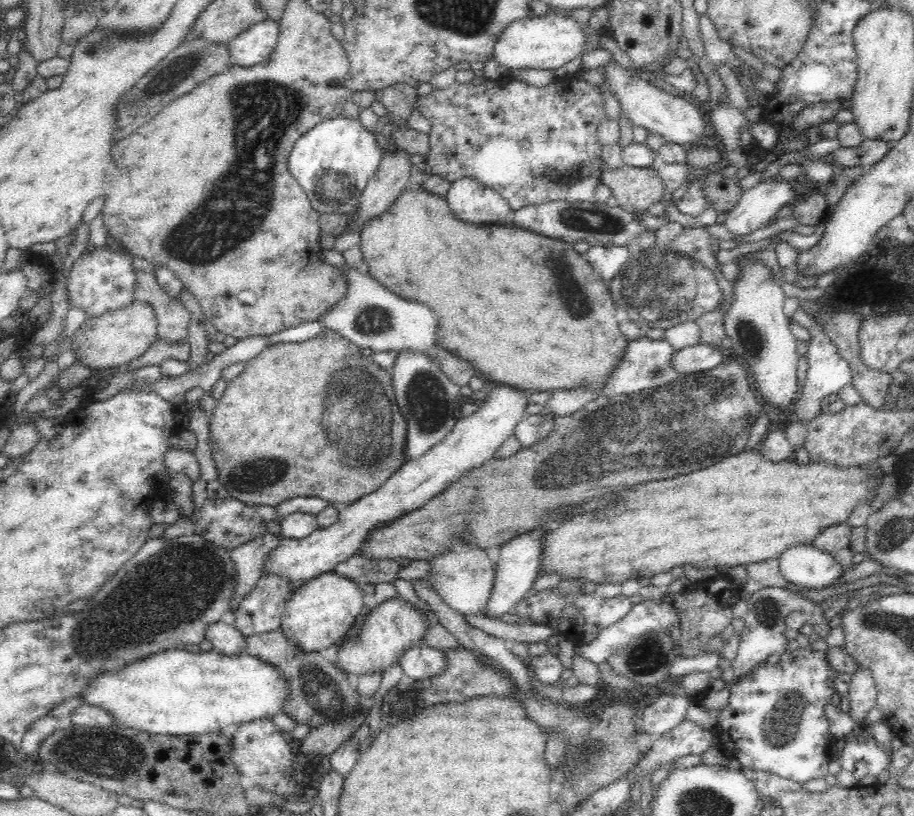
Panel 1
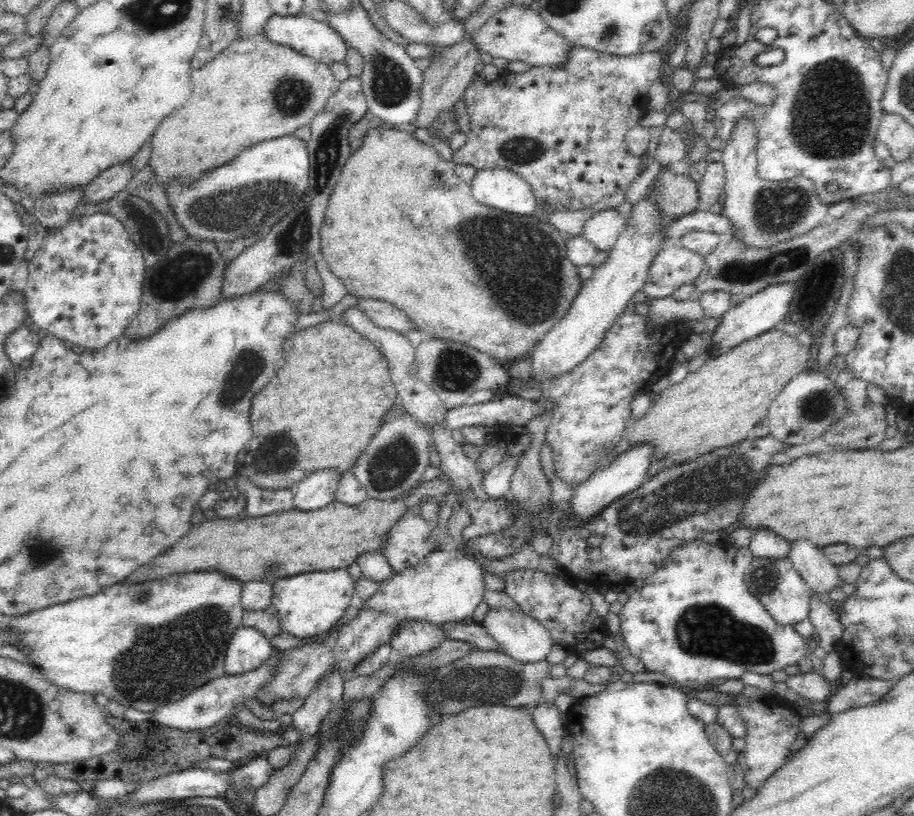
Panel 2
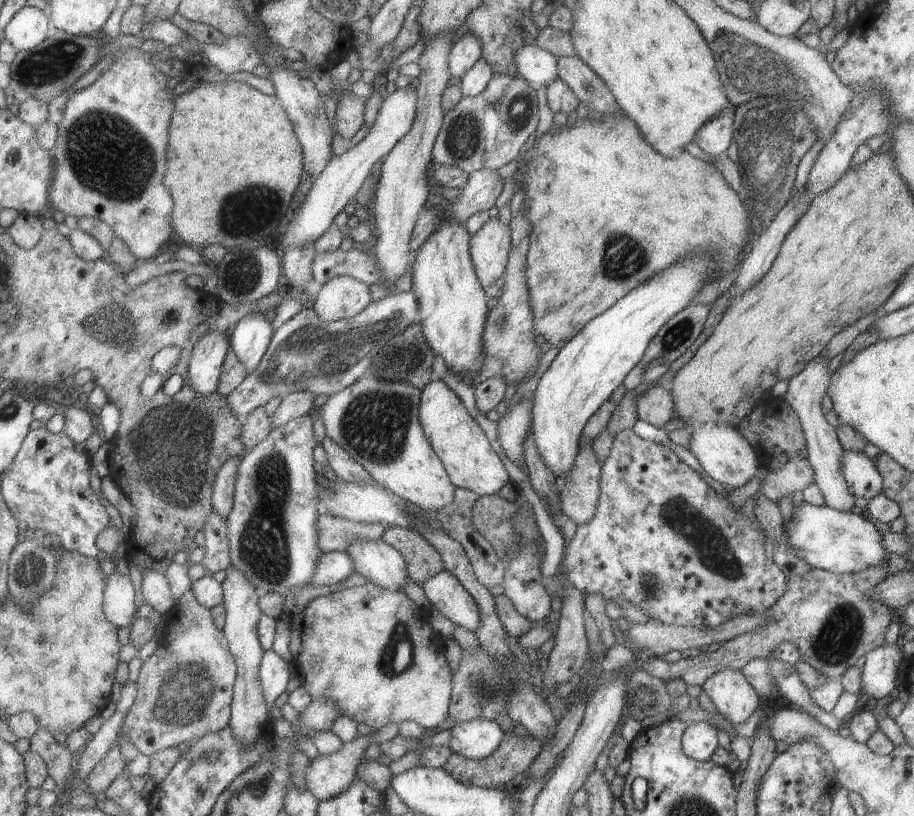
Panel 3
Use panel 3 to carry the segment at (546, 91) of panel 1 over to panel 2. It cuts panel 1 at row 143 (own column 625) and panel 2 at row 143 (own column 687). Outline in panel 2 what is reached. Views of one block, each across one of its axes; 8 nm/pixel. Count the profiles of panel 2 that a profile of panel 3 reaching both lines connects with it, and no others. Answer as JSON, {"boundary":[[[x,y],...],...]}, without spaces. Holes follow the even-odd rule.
{"boundary":[[[571,44],[567,48],[566,60],[561,65],[530,67],[529,70],[522,73],[505,70],[499,77],[487,81],[482,76],[482,72],[476,72],[466,85],[465,91],[461,96],[469,116],[472,130],[467,136],[465,145],[459,150],[454,150],[455,155],[452,162],[455,162],[455,164],[472,165],[478,171],[500,168],[518,173],[523,179],[526,179],[526,182],[532,187],[532,191],[534,191],[534,195],[536,195],[538,207],[541,207],[539,206],[541,200],[546,200],[546,203],[548,203],[552,209],[562,207],[568,210],[581,211],[596,204],[596,202],[600,202],[600,200],[606,198],[606,196],[612,196],[613,194],[618,194],[618,192],[626,191],[630,184],[632,184],[632,182],[634,183],[636,178],[647,170],[649,161],[647,159],[644,160],[641,155],[630,154],[625,136],[633,126],[638,125],[638,121],[646,113],[647,96],[650,85],[655,80],[664,77],[663,69],[665,65],[665,61],[657,50],[652,52],[639,52],[638,54],[628,56],[618,56],[614,53],[602,52]]]}

